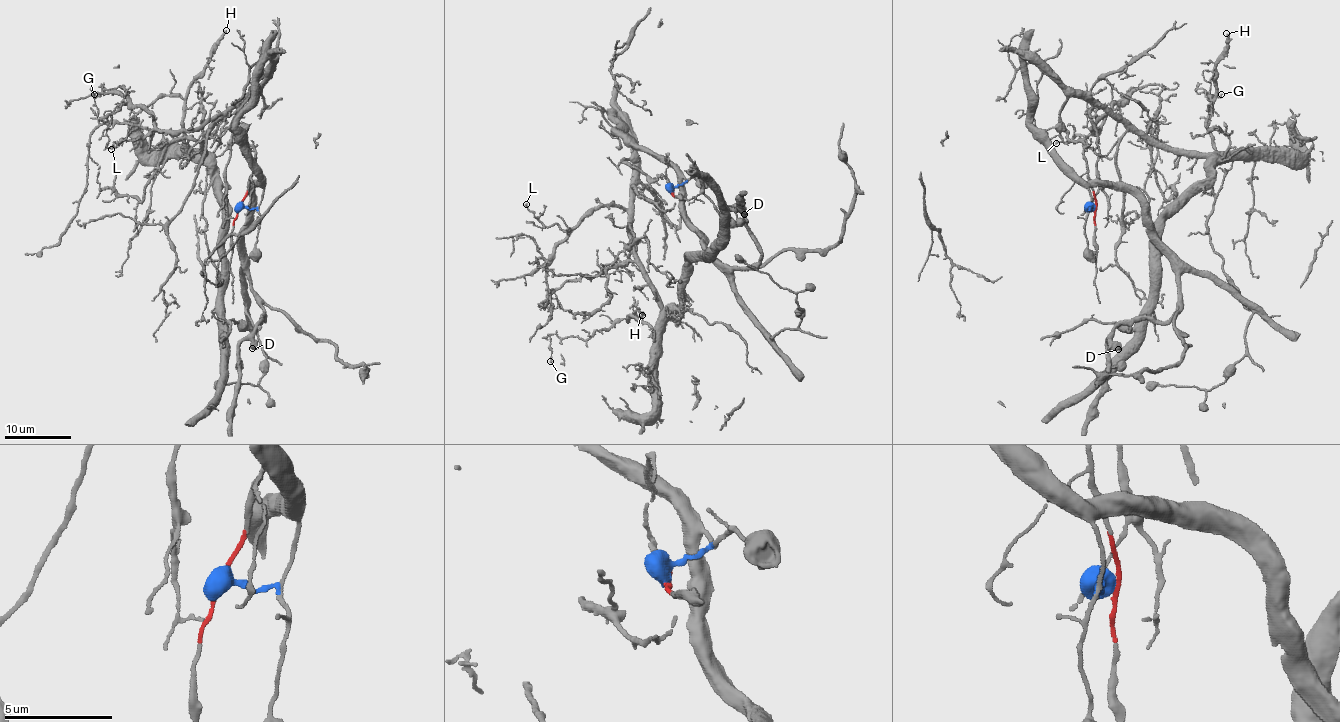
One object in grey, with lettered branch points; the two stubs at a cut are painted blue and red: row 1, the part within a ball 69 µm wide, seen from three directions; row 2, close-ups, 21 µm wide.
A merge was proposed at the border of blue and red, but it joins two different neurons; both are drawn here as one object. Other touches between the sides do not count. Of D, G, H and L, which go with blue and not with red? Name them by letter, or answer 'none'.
D

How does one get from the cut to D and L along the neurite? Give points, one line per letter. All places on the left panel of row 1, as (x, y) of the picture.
D: (240, 208), (257, 206), (262, 186), (248, 189), (250, 220), (241, 244), (266, 319), (252, 349)
L: (240, 208), (255, 151), (239, 142), (232, 127), (235, 117), (255, 97), (196, 128), (150, 131), (111, 149)

